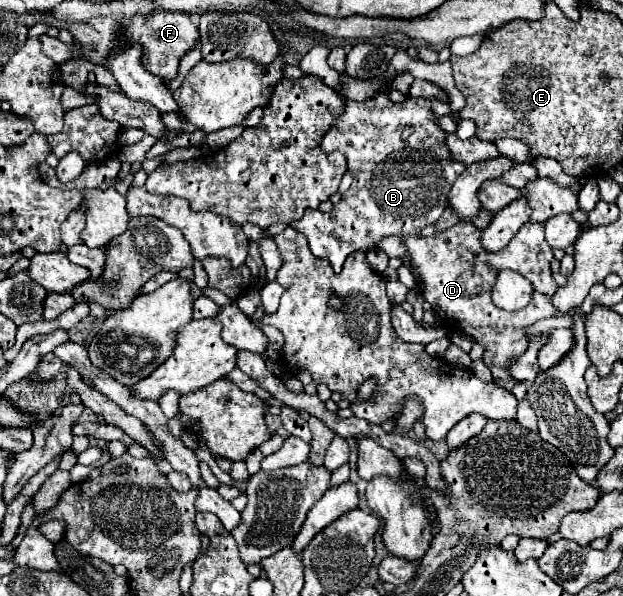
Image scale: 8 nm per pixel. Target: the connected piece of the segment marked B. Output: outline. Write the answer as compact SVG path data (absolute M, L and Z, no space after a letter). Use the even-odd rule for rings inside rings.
M379 93L361 103L345 99L345 113L335 121L333 129L327 131L321 147L323 151L343 151L347 155L353 185L341 195L333 211L323 213L309 209L293 223L293 227L307 237L315 257L329 259L339 273L351 251L375 249L383 237L401 233L419 235L425 225L435 223L443 215L447 191L451 191L451 183L465 171L463 163L451 159L451 151L447 151L445 143L447 133L437 123L441 115L449 113L449 103L429 103L427 99L413 97L403 103L393 103L387 93ZM409 149L427 151L421 151L423 157L415 157Z

